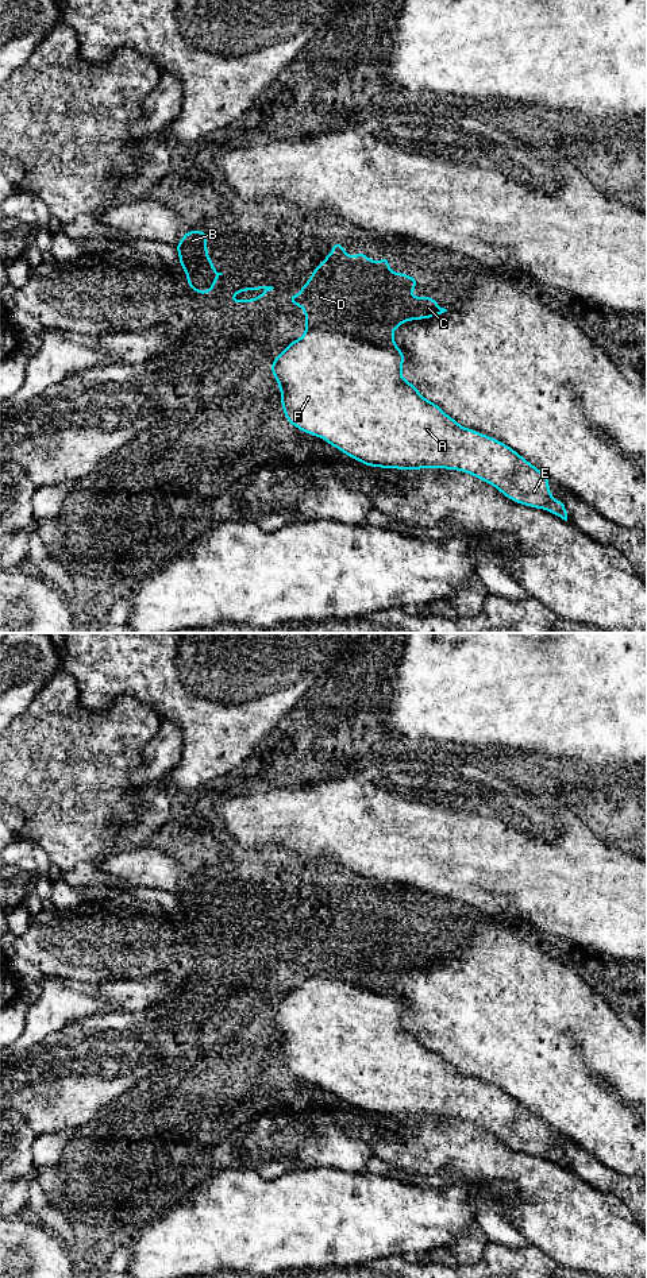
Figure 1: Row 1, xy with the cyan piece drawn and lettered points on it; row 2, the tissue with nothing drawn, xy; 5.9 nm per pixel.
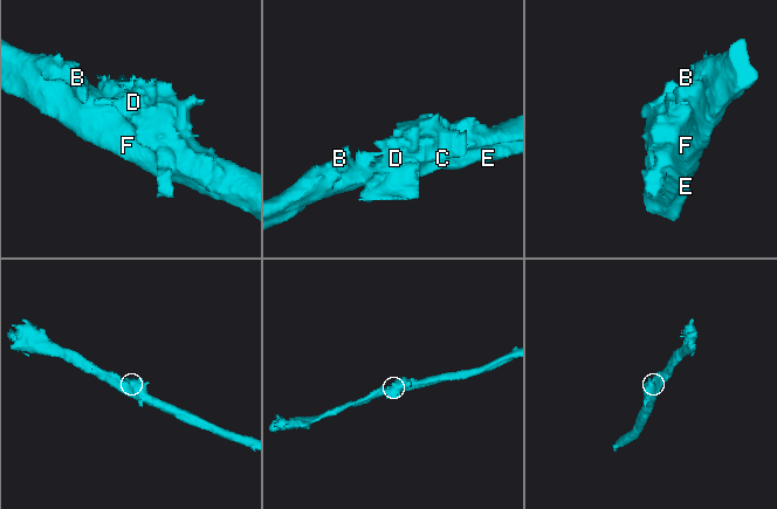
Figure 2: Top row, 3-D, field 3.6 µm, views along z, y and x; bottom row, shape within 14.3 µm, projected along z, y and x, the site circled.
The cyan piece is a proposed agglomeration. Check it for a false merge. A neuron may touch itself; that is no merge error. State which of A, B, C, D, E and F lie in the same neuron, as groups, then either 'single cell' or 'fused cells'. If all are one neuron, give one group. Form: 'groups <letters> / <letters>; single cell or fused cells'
groups A B C D E F; single cell

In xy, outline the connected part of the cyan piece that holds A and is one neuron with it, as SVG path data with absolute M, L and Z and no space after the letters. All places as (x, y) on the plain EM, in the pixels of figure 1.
M339 888L332 892L332 899L311 920L311 927L300 935L300 942L289 941L289 949L304 957L307 980L288 992L271 1009L271 1022L281 1038L280 1047L285 1066L301 1080L324 1086L330 1093L367 1115L396 1117L430 1115L467 1120L494 1134L513 1150L547 1158L567 1169L565 1151L551 1144L548 1124L544 1120L500 1088L459 1073L403 1026L405 1003L396 993L393 980L404 969L430 968L435 962L447 960L432 945L412 945L411 941L416 934L415 924L393 920L389 916L388 904L380 910L370 908L365 900L350 904Z

